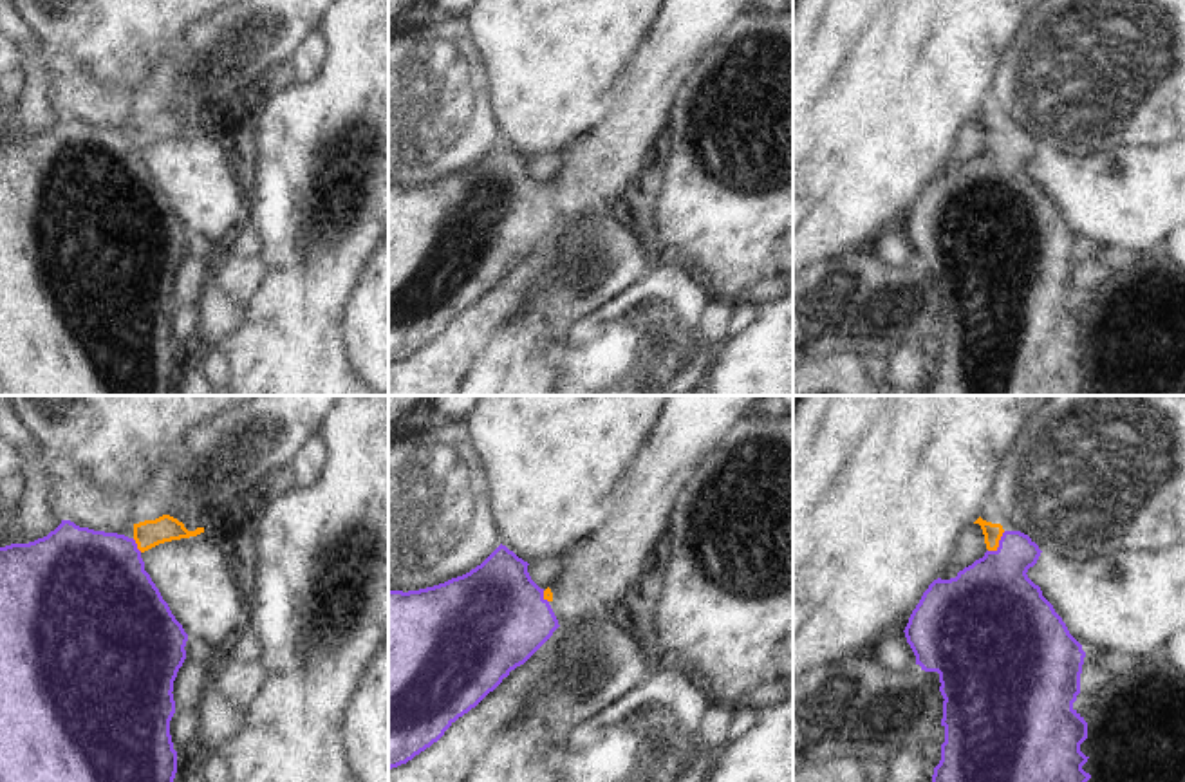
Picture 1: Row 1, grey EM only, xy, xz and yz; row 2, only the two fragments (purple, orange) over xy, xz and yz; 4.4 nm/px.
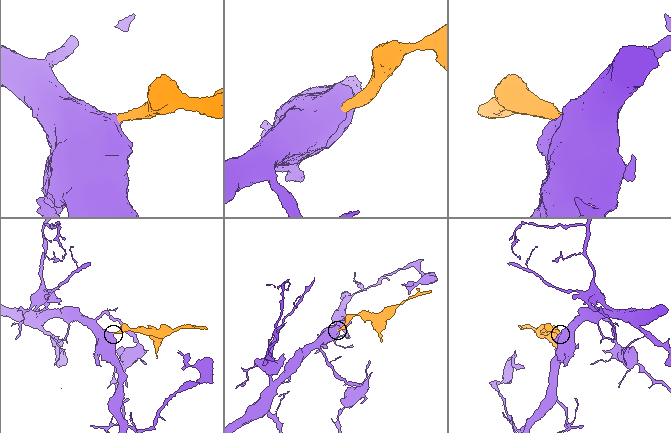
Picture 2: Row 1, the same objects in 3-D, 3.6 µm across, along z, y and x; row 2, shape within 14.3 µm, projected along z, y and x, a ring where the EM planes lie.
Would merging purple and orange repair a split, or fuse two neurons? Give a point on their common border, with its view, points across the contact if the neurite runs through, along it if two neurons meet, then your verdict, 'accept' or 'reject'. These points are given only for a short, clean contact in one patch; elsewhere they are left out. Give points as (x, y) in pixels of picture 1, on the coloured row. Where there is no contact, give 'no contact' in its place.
yz (999, 544) | across yz (994, 600), (999, 544), (992, 533) | accept

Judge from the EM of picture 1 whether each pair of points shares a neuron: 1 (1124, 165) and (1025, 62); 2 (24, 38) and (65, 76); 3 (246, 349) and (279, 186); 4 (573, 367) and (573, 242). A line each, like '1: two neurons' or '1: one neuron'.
1: two neurons
2: two neurons
3: one neuron
4: two neurons

